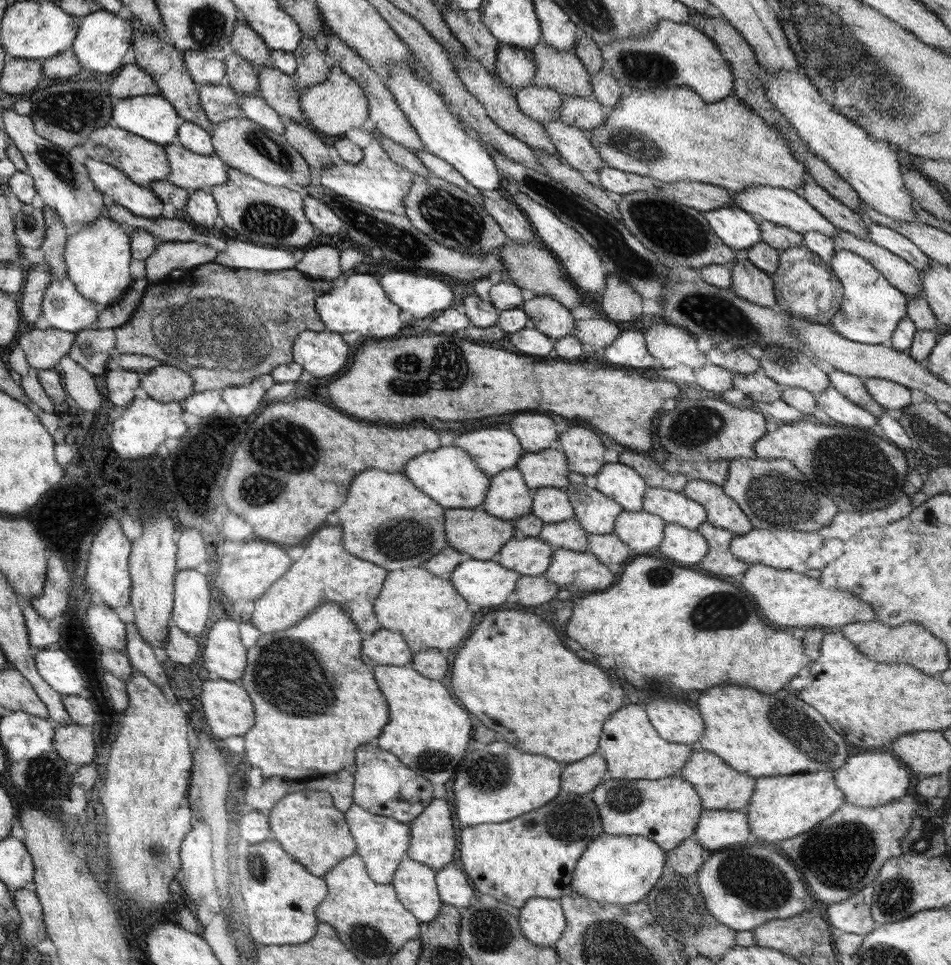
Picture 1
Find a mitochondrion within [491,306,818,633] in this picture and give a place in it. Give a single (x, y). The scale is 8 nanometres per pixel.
(691, 430)

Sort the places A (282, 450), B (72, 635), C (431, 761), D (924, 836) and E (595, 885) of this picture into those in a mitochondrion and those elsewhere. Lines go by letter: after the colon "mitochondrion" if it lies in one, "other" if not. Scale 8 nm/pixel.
A: mitochondrion
B: other
C: mitochondrion
D: mitochondrion
E: other

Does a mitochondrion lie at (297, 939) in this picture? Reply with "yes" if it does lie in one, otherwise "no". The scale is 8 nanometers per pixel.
no

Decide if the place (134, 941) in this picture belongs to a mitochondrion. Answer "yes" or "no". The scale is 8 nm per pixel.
no

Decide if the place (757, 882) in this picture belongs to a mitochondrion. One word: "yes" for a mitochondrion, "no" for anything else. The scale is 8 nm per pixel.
yes

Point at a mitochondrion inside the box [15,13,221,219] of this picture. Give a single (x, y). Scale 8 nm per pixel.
(74, 111)

